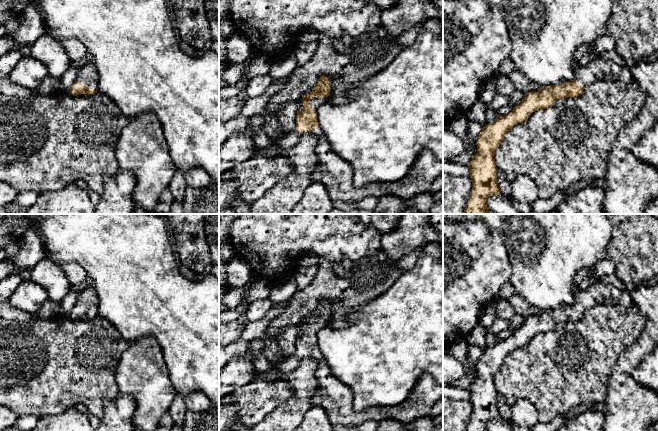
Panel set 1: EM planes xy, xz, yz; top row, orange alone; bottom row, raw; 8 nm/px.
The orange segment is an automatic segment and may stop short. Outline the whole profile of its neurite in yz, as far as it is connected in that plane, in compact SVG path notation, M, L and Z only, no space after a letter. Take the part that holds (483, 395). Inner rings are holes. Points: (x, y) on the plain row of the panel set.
M597 280L587 289L579 290L573 304L525 317L511 336L484 350L476 363L477 377L468 388L472 414L466 431L488 431L487 422L501 418L496 404L498 393L494 377L509 353L526 345L534 335L546 333L558 323L578 321L590 308L609 303L630 308L633 300L629 292L620 291L610 283Z

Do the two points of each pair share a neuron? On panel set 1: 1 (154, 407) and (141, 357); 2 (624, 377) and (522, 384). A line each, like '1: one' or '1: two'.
1: one
2: two

